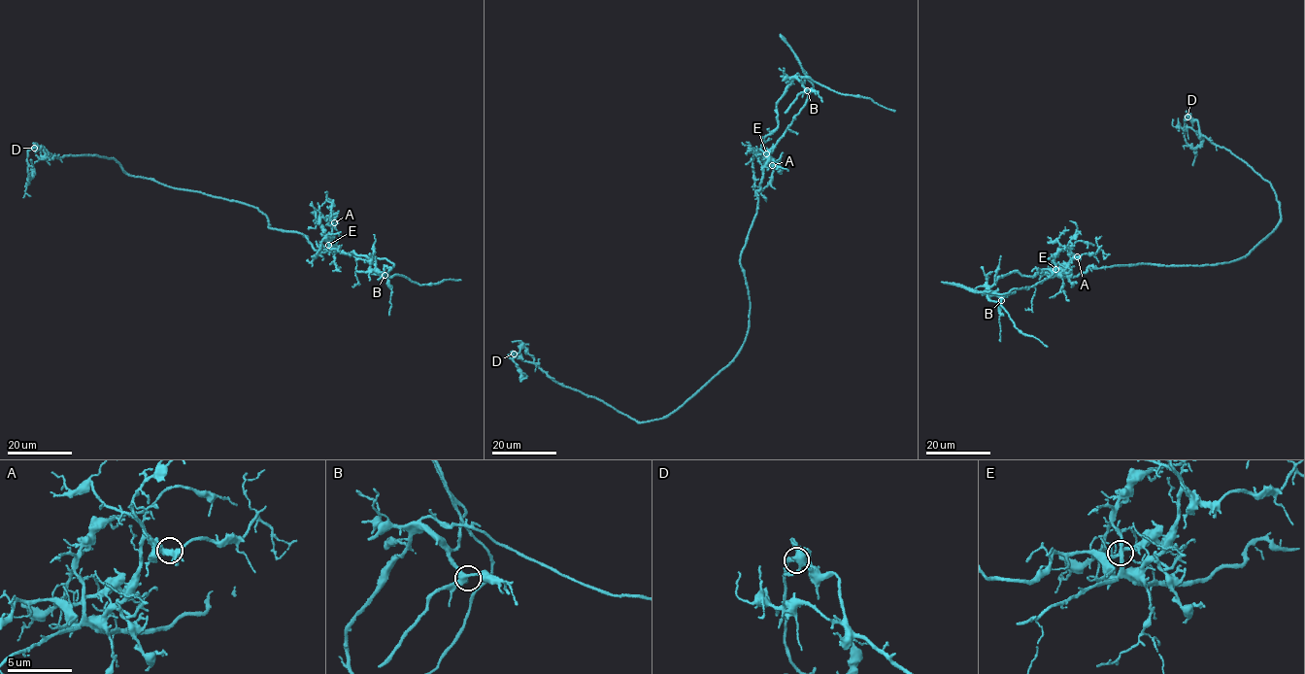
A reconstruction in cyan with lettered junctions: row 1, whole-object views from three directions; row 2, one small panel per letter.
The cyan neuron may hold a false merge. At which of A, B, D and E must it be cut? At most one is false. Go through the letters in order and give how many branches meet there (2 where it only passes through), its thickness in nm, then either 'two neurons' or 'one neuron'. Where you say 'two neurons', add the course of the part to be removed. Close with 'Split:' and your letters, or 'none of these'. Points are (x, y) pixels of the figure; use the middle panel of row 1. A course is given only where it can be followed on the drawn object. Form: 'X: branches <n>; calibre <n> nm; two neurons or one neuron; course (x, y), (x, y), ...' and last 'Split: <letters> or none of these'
A: branches 4; calibre 400 nm; one neuron
B: branches 4; calibre 320 nm; one neuron
D: branches 4; calibre 400 nm; one neuron
E: branches 4; calibre 320 nm; two neurons; course (766, 153), (763, 139), (777, 126), (777, 102), (796, 76), (809, 77), (836, 91), (869, 98), (895, 111)
Split: E

